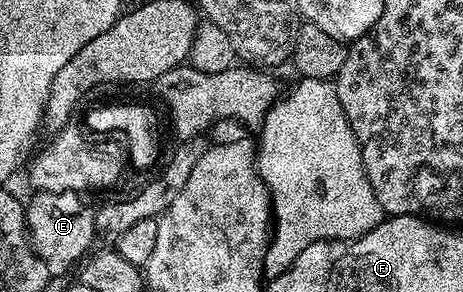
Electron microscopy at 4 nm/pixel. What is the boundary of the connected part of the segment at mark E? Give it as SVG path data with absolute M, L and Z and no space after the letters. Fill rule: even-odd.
M41 191L33 194L32 204L26 207L28 230L37 255L56 263L83 260L89 254L96 238L96 213L83 203L75 191ZM56 262L56 263L55 263Z

